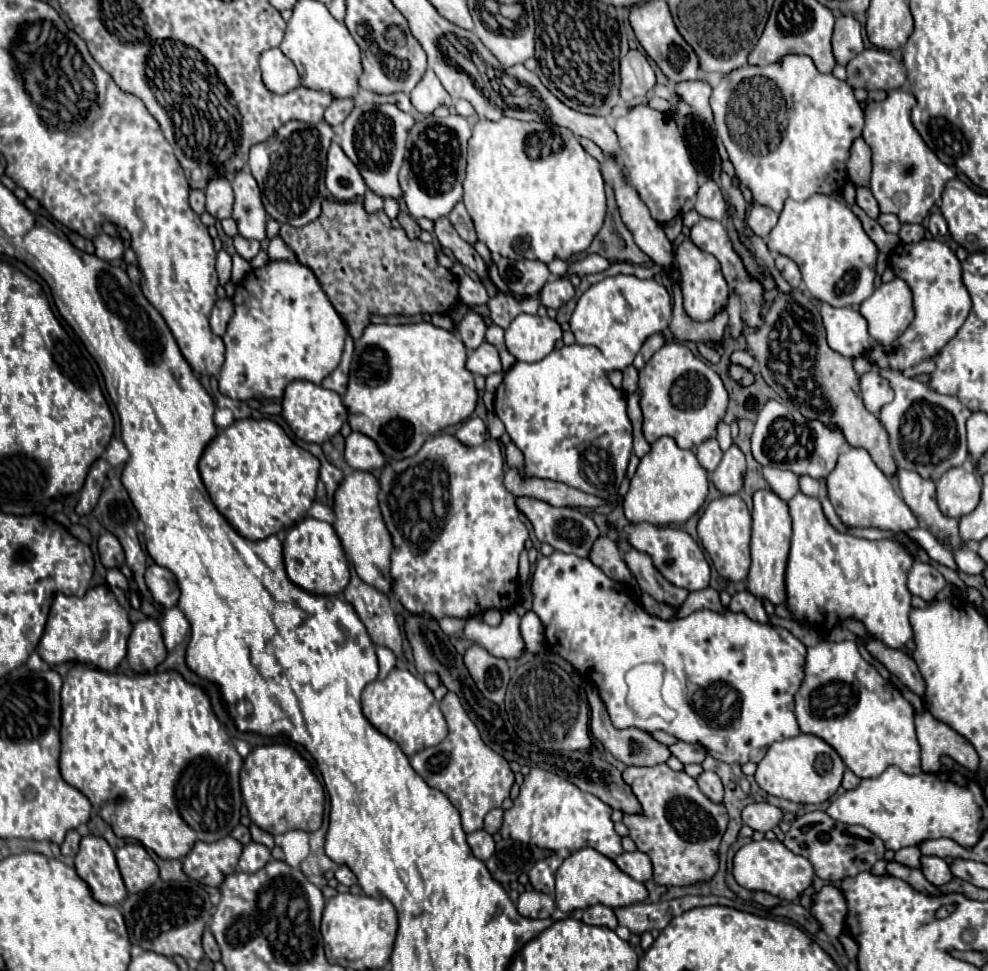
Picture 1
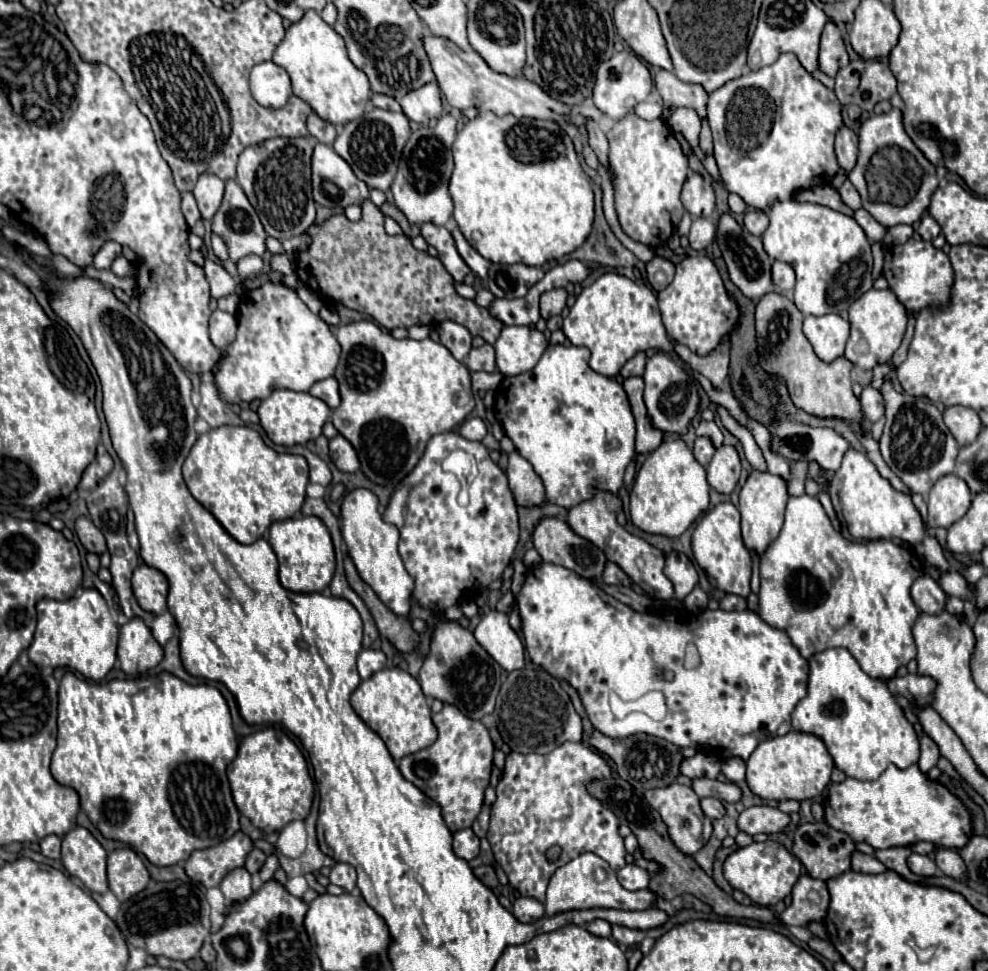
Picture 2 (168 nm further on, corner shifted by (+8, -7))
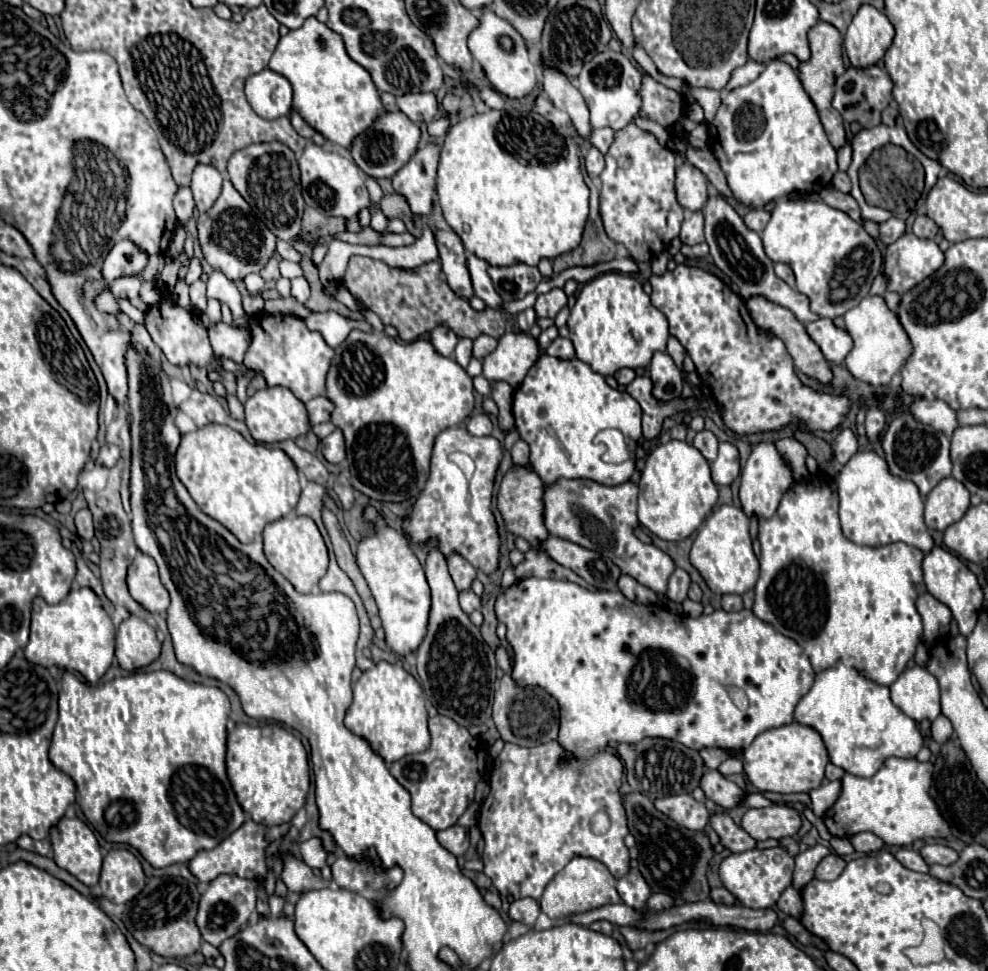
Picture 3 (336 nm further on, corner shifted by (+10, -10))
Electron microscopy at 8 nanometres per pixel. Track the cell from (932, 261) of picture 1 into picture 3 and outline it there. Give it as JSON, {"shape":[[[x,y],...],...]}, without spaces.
{"shape":[[[903,234],[897,242],[889,244],[885,250],[885,260],[883,260],[883,272],[887,276],[887,290],[905,294],[919,282],[923,282],[927,276],[937,272],[943,266],[943,252],[933,240],[921,240],[915,234]]]}

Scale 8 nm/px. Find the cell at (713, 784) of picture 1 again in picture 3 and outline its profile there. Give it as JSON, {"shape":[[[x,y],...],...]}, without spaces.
{"shape":[[[727,812],[721,814],[713,814],[711,816],[711,826],[713,830],[719,834],[721,844],[725,848],[729,848],[731,852],[745,852],[755,848],[755,840],[749,838],[749,834],[745,834],[745,830],[741,830],[741,826],[737,826],[731,816]]]}

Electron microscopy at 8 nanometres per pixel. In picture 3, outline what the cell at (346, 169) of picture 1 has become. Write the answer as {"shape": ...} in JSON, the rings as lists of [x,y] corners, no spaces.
{"shape":[[[309,142],[299,156],[301,168],[301,186],[305,204],[315,208],[325,216],[339,216],[339,218],[353,218],[361,208],[369,208],[369,194],[365,188],[365,172],[361,172],[353,160],[327,152],[321,146]]]}

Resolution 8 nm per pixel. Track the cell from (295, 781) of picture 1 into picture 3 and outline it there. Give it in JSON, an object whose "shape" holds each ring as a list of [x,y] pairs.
{"shape":[[[237,724],[227,738],[227,776],[245,814],[267,828],[287,824],[309,792],[309,760],[301,740],[279,724]]]}

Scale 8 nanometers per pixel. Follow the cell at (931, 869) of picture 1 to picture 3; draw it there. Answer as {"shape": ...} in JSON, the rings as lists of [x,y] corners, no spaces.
{"shape":[[[899,848],[899,850],[895,852],[895,858],[897,858],[905,868],[909,868],[909,870],[923,872],[923,874],[929,872],[929,866],[927,866],[927,862],[921,858],[921,854],[915,852],[915,850],[911,850],[911,848]]]}

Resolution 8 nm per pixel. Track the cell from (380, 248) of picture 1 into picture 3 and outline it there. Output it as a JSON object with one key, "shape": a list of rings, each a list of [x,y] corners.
{"shape":[[[353,256],[345,276],[343,286],[359,300],[365,308],[375,312],[383,324],[395,326],[403,340],[415,340],[417,336],[431,332],[435,326],[449,326],[459,338],[477,338],[481,334],[501,338],[505,334],[505,320],[499,310],[485,308],[481,312],[473,310],[469,302],[457,296],[447,282],[441,278],[441,264],[427,262],[417,268],[393,268],[381,260]]]}

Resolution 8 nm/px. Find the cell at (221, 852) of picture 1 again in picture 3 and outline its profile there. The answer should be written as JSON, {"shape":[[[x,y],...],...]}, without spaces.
{"shape":[[[247,818],[245,824],[239,830],[235,830],[229,838],[225,838],[219,846],[215,846],[213,850],[199,850],[189,862],[189,870],[199,882],[211,882],[221,874],[235,874],[235,876],[253,880],[267,874],[265,848],[267,848],[265,826],[255,824],[251,818]]]}

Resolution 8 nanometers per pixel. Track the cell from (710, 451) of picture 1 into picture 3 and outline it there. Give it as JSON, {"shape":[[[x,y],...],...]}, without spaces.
{"shape":[[[709,430],[697,432],[697,436],[695,436],[695,440],[693,440],[693,446],[703,454],[703,458],[705,458],[709,464],[717,458],[717,438],[713,436],[713,432],[709,432]]]}

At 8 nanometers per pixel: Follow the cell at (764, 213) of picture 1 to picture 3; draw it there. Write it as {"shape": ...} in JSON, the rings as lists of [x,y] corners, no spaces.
{"shape":[[[749,210],[749,214],[743,220],[745,220],[747,228],[751,228],[757,234],[761,234],[763,228],[767,226],[767,222],[769,222],[769,214],[765,210]]]}

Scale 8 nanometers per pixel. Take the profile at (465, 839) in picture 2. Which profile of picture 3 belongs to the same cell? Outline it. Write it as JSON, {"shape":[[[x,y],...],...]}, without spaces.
{"shape":[[[451,826],[447,830],[437,832],[437,840],[443,848],[447,848],[453,856],[463,856],[469,850],[469,830],[463,826]]]}

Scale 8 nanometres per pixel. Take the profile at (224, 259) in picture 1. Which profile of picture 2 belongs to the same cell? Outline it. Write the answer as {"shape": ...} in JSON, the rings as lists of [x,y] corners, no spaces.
{"shape":[[[205,261],[203,271],[205,271],[205,277],[207,277],[209,287],[211,287],[211,297],[216,300],[227,297],[227,295],[233,295],[233,293],[241,295],[247,289],[245,283],[239,287],[241,277],[231,277],[219,263]]]}

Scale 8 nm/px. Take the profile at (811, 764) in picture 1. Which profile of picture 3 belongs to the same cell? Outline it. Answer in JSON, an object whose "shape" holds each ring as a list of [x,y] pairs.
{"shape":[[[791,722],[789,726],[773,728],[767,730],[765,734],[759,734],[753,740],[751,748],[743,752],[743,768],[751,784],[759,792],[775,794],[799,794],[815,790],[823,782],[827,762],[829,762],[827,748],[819,732],[799,722]]]}

